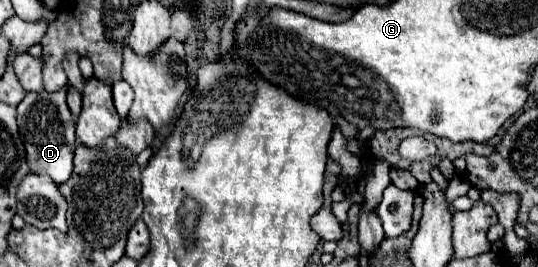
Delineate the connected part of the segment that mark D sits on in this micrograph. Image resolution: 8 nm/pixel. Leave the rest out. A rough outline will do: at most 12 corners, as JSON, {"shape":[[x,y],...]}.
{"shape":[[65,89],[27,93],[17,125],[31,173],[73,171],[75,117]]}

